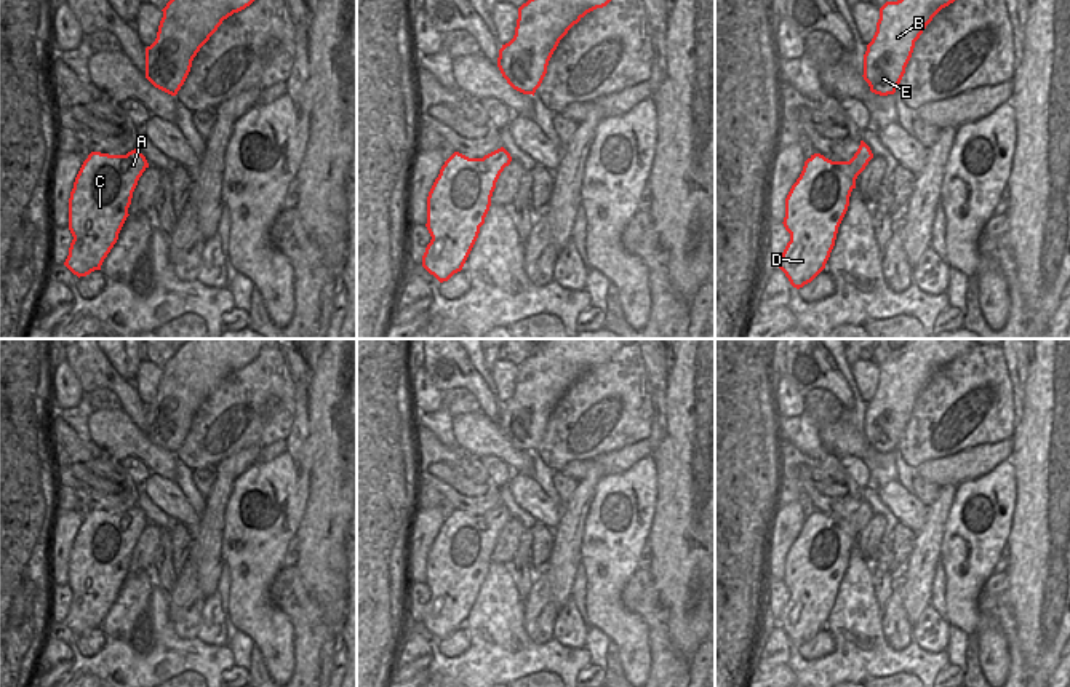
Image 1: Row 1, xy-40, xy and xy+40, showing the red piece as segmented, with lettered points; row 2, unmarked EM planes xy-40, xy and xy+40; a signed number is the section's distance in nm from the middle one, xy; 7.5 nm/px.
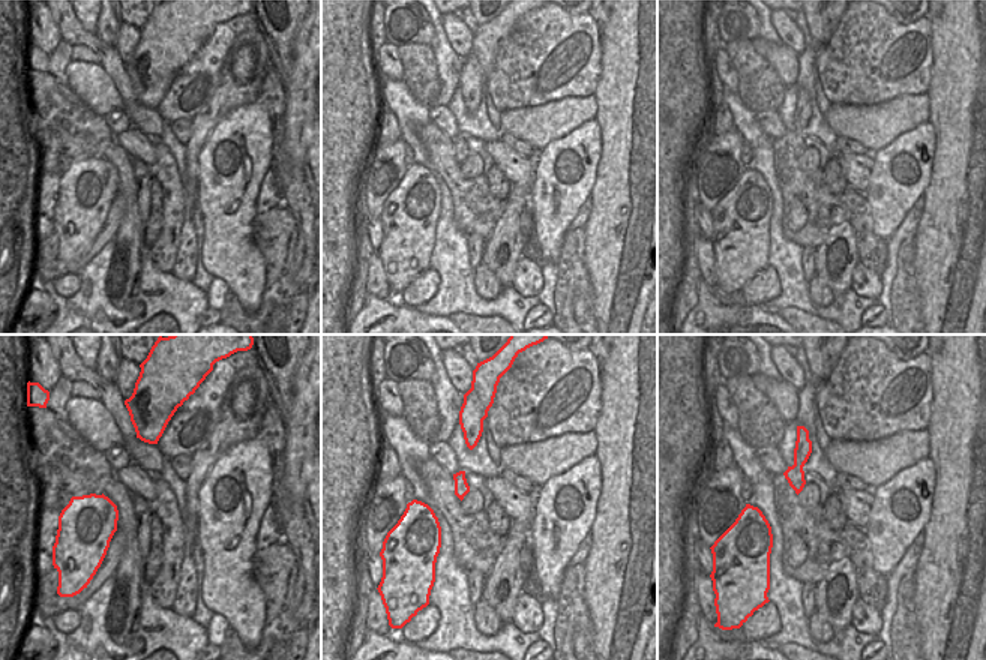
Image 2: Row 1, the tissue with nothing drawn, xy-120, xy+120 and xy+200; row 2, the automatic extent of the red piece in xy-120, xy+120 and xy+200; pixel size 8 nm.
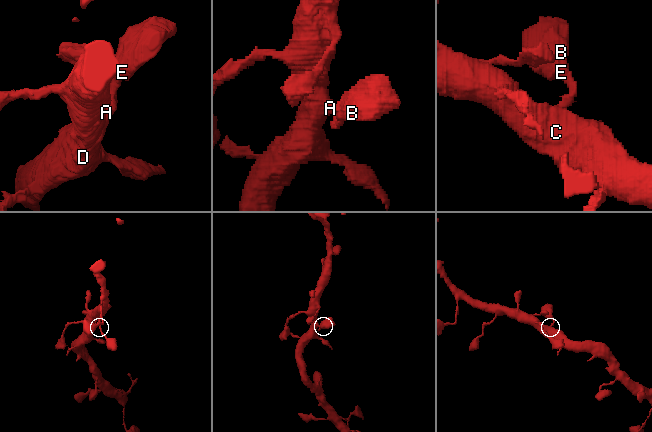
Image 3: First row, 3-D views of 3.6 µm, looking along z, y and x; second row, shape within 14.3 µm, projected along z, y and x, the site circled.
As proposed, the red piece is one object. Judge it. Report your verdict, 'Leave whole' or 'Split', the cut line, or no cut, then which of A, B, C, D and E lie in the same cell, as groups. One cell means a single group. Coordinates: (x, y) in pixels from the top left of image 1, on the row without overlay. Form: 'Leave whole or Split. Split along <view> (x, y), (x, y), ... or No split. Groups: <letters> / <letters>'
Leave whole. No split. Groups: A B C D E.

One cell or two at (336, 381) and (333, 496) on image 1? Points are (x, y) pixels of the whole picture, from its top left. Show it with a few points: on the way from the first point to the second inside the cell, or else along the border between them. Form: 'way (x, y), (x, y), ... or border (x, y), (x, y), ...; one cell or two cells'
way (331, 409), (331, 467); one cell

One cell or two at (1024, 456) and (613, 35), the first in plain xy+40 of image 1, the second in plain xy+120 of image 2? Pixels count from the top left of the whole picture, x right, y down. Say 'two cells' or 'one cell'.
one cell

